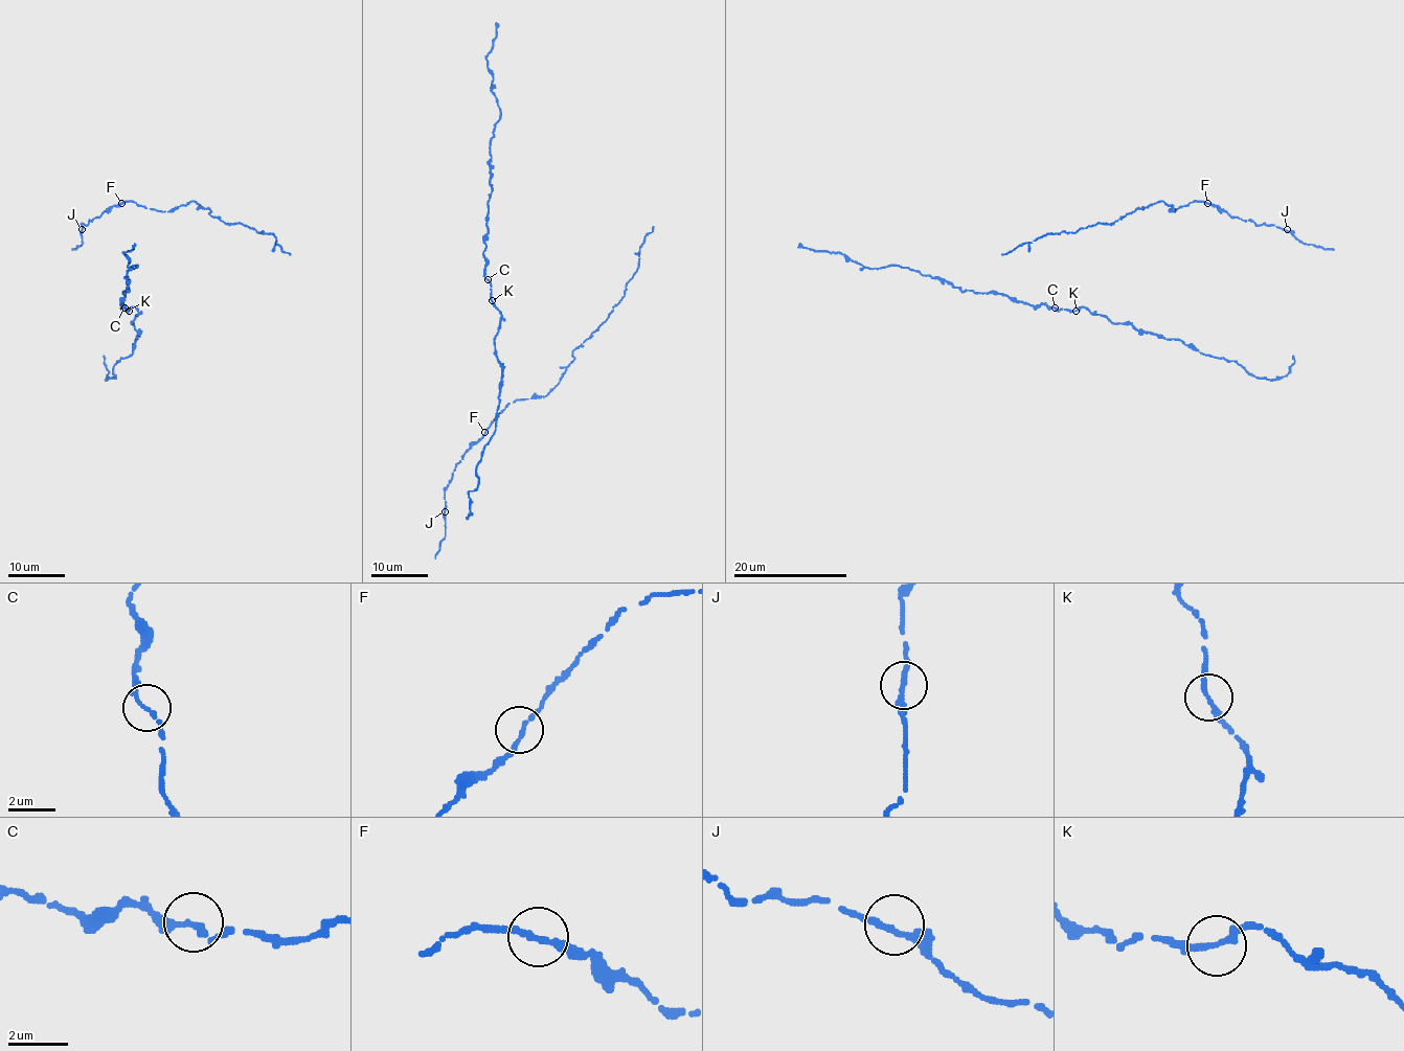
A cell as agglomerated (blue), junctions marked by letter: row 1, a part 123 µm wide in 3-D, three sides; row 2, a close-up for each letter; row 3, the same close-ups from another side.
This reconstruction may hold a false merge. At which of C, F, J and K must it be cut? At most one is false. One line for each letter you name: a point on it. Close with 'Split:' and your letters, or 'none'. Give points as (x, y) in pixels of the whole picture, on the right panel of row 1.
Split: none

